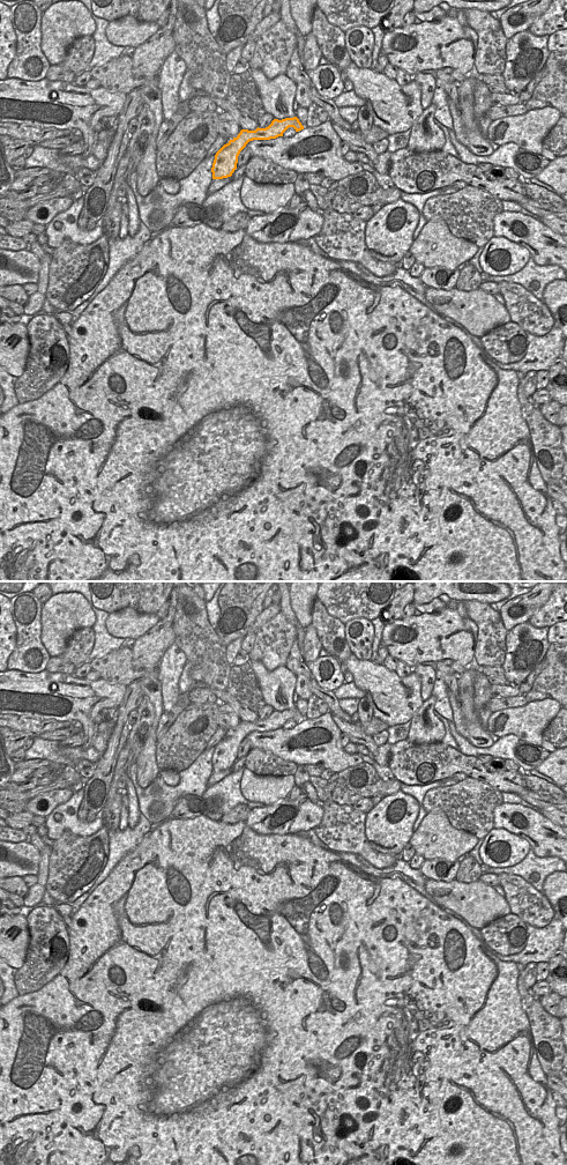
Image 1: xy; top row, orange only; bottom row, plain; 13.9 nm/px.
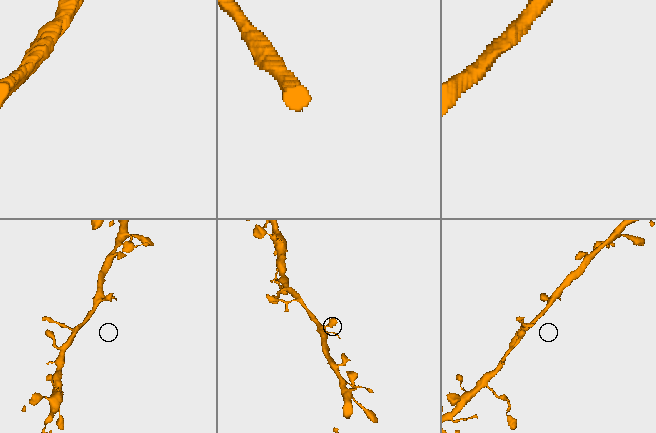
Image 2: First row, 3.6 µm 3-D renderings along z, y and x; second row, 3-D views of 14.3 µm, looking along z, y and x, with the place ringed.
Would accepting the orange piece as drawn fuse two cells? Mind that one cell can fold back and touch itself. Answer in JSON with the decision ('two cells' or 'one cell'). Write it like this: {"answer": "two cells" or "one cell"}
{"answer": "one cell"}

